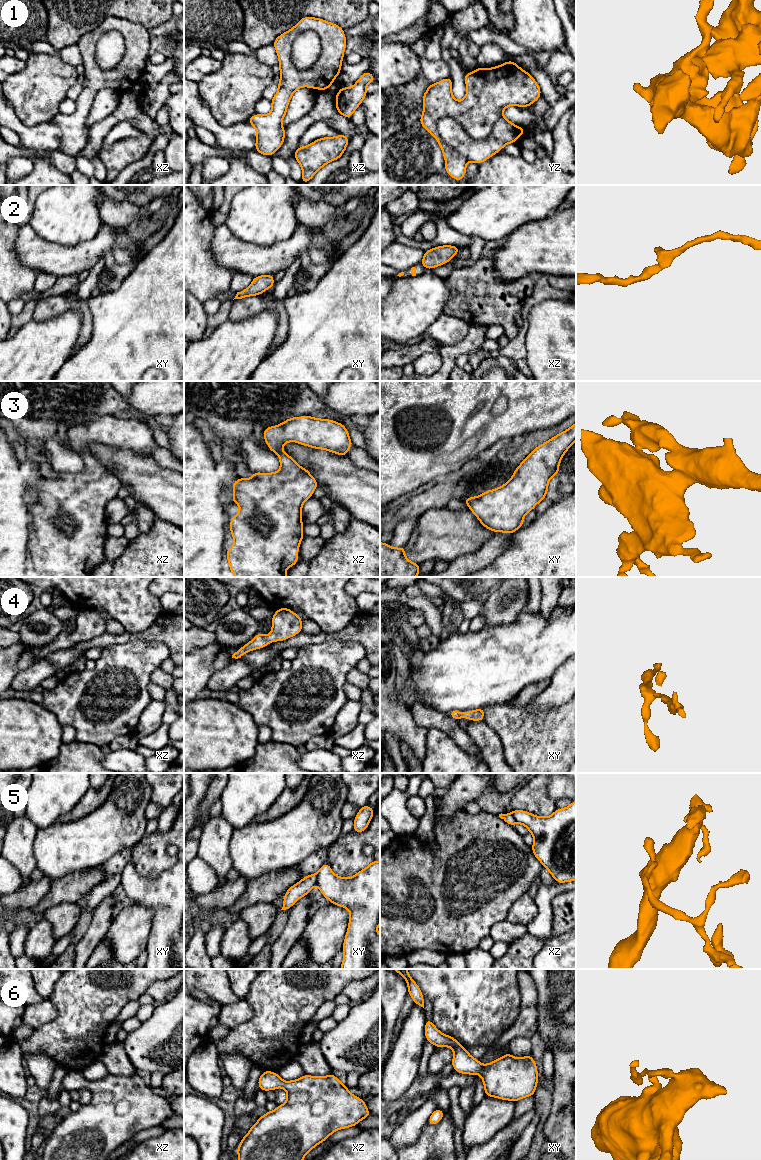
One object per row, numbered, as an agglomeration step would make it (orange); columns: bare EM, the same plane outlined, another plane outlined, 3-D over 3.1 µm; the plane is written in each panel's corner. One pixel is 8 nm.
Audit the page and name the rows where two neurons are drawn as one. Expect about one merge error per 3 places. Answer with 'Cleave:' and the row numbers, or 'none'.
Cleave: 5

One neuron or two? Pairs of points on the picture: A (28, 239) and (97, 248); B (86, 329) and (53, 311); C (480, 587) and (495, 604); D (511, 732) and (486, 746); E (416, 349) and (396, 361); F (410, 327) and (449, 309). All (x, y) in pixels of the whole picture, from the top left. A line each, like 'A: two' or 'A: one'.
A: one
B: one
C: two
D: two
E: one
F: two

